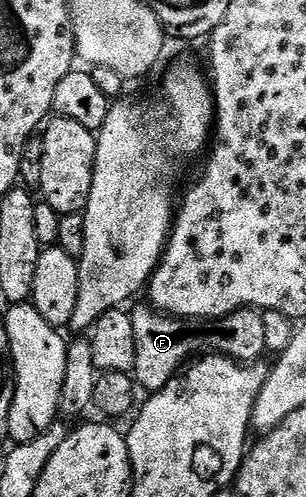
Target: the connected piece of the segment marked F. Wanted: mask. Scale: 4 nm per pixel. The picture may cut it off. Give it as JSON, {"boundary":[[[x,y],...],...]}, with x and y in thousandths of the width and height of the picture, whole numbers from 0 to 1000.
{"boundary":[[[493,616],[428,622],[425,634],[438,652],[444,698],[438,765],[484,793],[529,785],[542,769],[556,769],[592,746],[605,726],[644,712],[745,716],[791,732],[833,732],[859,726],[869,716],[856,626],[833,620],[781,620],[719,644],[608,644],[585,636],[539,636]]]}

